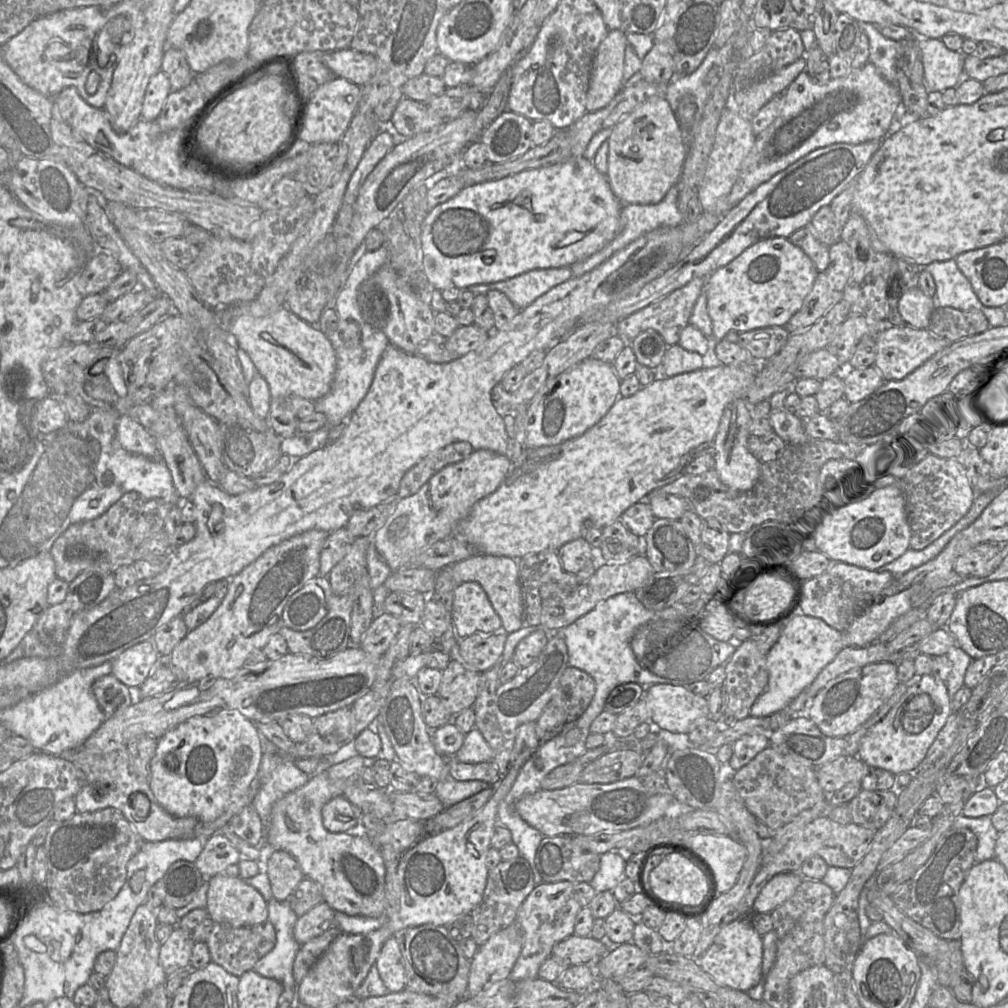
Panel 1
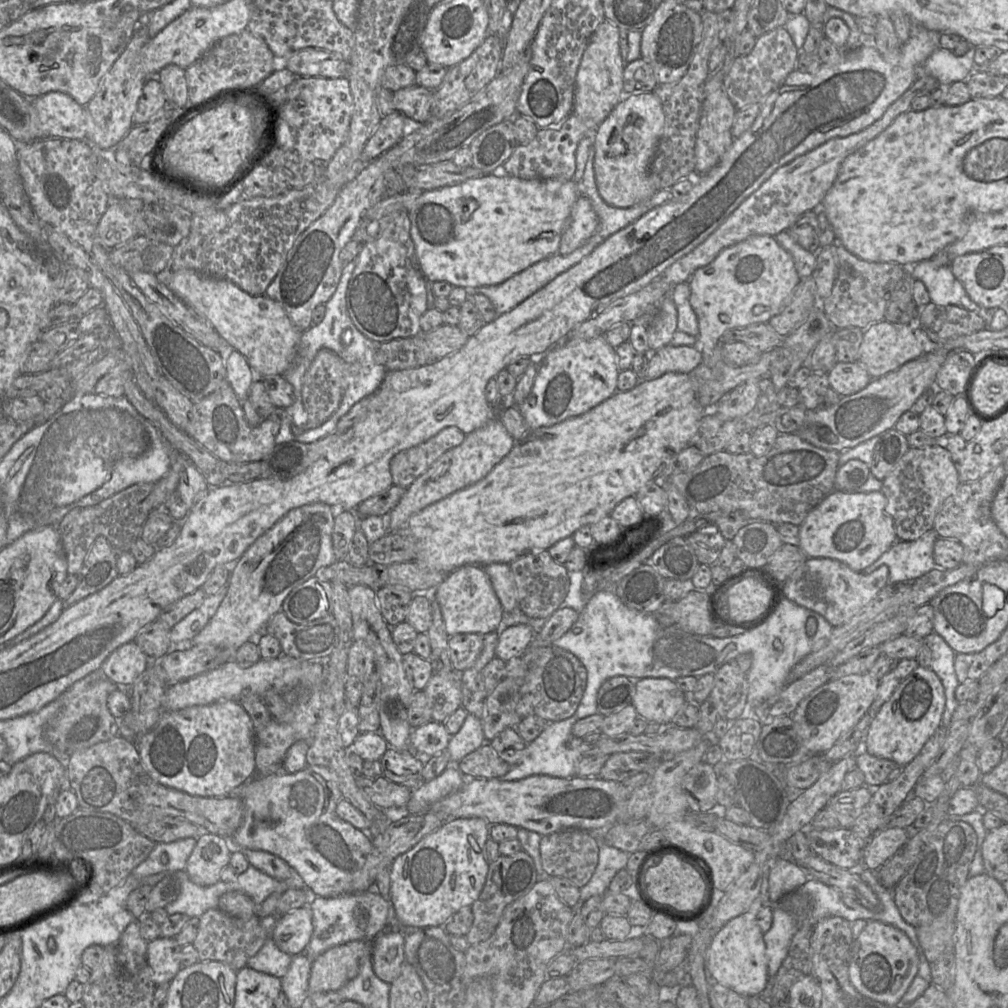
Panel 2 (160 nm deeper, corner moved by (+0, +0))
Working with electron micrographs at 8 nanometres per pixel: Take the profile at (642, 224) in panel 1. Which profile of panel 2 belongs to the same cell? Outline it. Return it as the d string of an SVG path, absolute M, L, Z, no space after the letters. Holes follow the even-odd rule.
M580 195L565 223L558 253L568 255L585 243L595 232L598 217L589 200Z

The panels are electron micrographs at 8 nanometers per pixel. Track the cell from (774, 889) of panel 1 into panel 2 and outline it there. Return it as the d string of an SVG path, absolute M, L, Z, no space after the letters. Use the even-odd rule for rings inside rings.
M765 890L745 913L731 919L715 934L707 951L707 968L714 981L749 997L761 995L768 981L764 934L756 923L758 912L766 904Z

